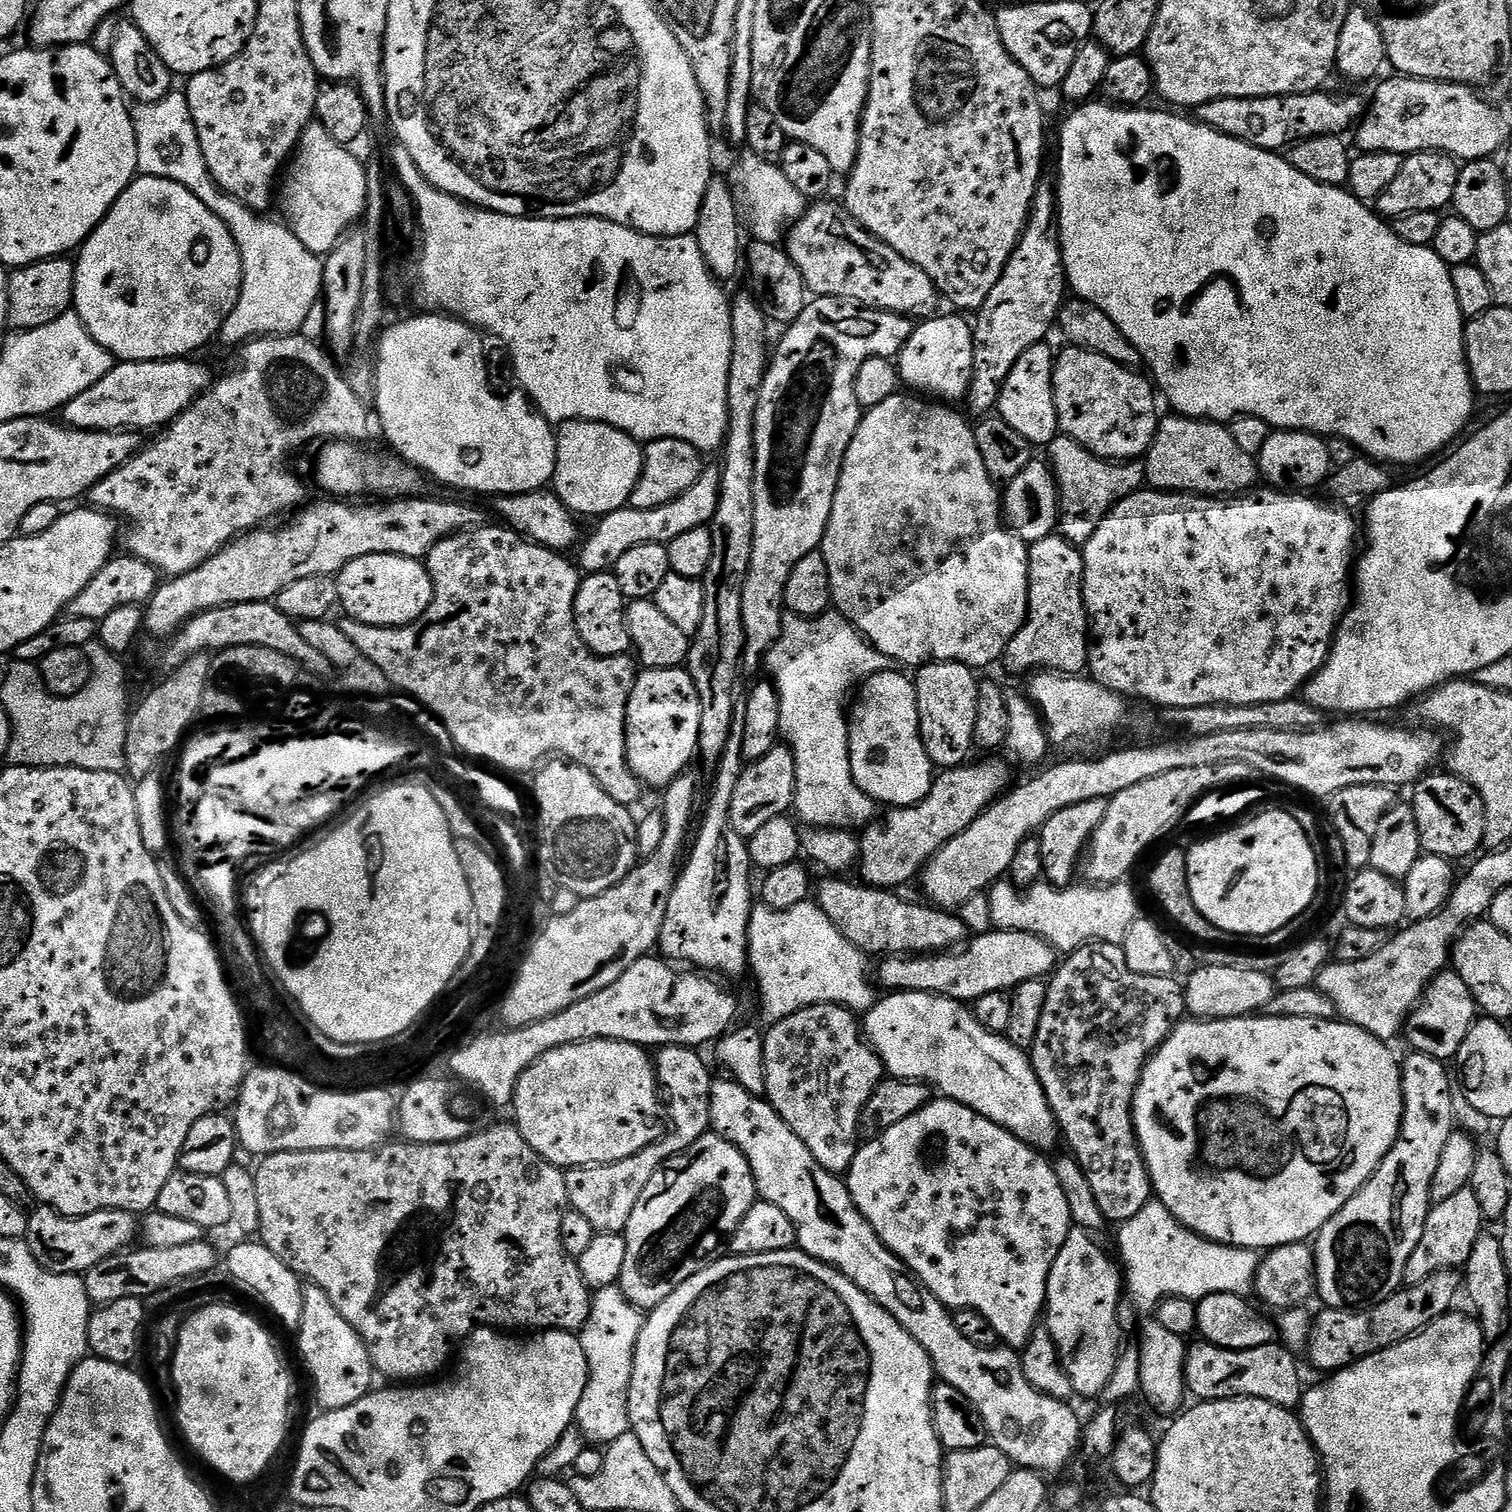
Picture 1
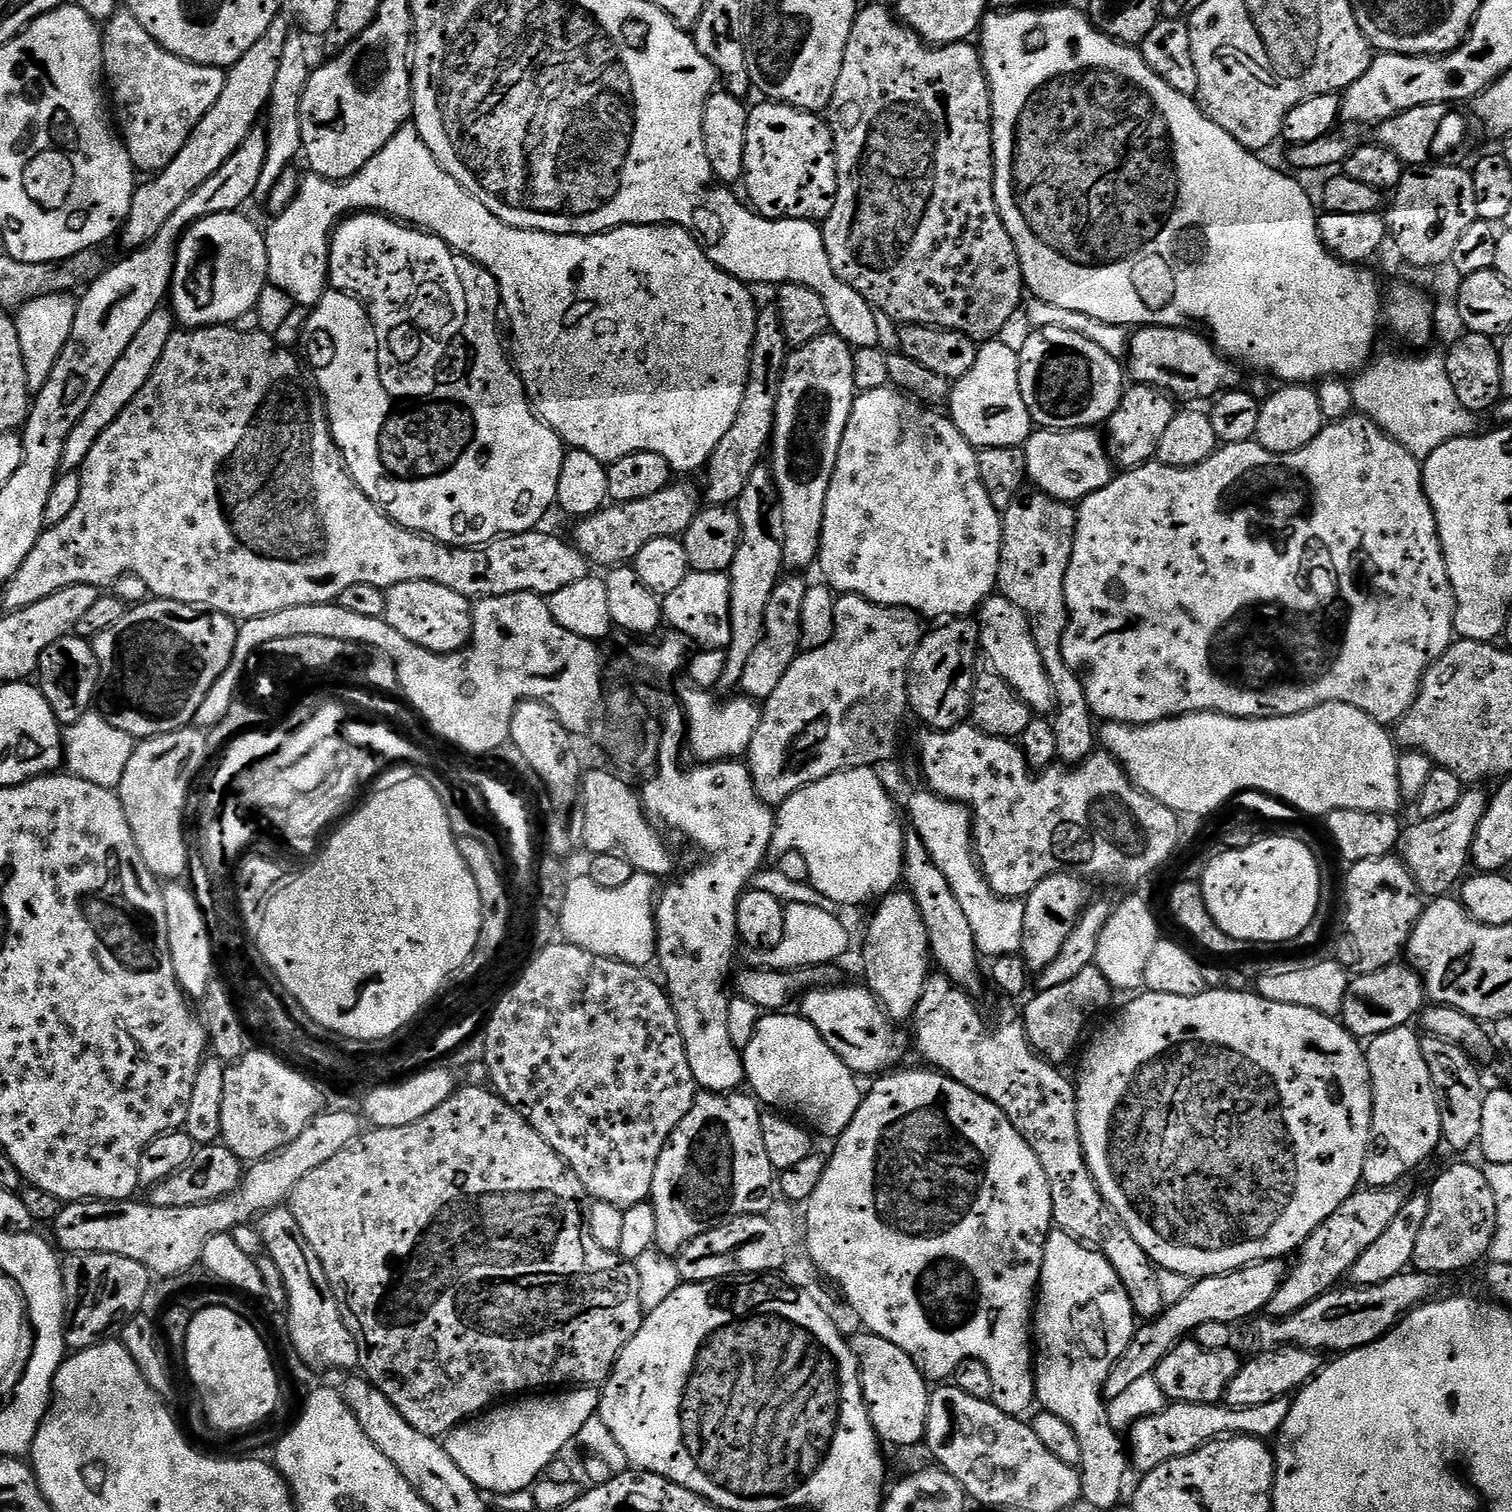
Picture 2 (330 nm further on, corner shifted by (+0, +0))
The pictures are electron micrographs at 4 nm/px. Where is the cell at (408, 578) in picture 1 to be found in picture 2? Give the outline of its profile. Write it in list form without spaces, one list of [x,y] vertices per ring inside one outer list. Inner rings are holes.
[[[434,582],[402,583],[386,592],[386,610],[383,617],[402,638],[422,646],[428,652],[458,653],[468,647],[472,639],[473,605],[462,594],[446,590]]]

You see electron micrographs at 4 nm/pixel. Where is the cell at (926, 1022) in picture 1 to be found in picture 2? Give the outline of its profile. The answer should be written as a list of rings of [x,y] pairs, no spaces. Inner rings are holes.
[[[824,986],[819,990],[812,990],[803,997],[804,1009],[802,1015],[805,1020],[822,1034],[826,1046],[842,1058],[842,1062],[849,1070],[861,1077],[887,1073],[895,1069],[896,1064],[904,1056],[904,1036],[900,1032],[892,1032],[884,1009],[876,1003],[876,997],[867,987],[840,988],[841,986]]]

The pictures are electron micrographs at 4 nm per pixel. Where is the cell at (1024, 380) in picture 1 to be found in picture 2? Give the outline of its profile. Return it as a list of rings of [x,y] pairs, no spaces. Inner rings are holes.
[[[993,338],[979,345],[974,366],[961,380],[951,385],[946,401],[946,412],[952,425],[977,450],[1019,448],[1028,443],[1034,431],[1032,415],[1022,402],[1019,351],[1002,341]]]

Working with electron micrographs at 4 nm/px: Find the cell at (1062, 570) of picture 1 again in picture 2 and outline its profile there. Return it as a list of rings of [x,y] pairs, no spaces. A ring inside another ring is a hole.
[[[1039,490],[1031,491],[1017,496],[1008,508],[1003,509],[1004,529],[996,583],[999,595],[1005,596],[1010,603],[1018,606],[1018,610],[1028,615],[1028,621],[1032,624],[1032,637],[1036,639],[1036,649],[1040,651],[1052,688],[1056,692],[1058,711],[1054,720],[1058,757],[1065,765],[1079,766],[1097,751],[1098,740],[1094,728],[1092,732],[1094,717],[1088,711],[1084,681],[1070,666],[1066,666],[1060,649],[1064,631],[1068,629],[1064,583],[1074,546],[1076,508],[1071,503],[1056,500]]]

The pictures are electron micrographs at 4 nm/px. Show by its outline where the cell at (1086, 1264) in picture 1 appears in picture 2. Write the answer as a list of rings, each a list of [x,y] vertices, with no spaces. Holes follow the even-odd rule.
[[[1053,1230],[1048,1234],[1048,1241],[1044,1247],[1044,1261],[1042,1262],[1042,1274],[1040,1275],[1040,1286],[1038,1295],[1034,1305],[1034,1336],[1038,1341],[1038,1371],[1036,1372],[1036,1404],[1043,1411],[1058,1414],[1058,1418],[1062,1418],[1062,1422],[1066,1422],[1066,1426],[1070,1426],[1070,1430],[1074,1430],[1074,1434],[1078,1434],[1078,1442],[1082,1446],[1082,1458],[1078,1465],[1080,1481],[1082,1482],[1082,1500],[1086,1505],[1092,1508],[1107,1508],[1112,1510],[1116,1505],[1121,1503],[1120,1495],[1124,1492],[1124,1479],[1130,1473],[1130,1456],[1126,1451],[1121,1437],[1114,1430],[1114,1426],[1110,1426],[1110,1418],[1108,1417],[1108,1406],[1104,1399],[1104,1383],[1110,1374],[1110,1370],[1114,1366],[1114,1362],[1118,1362],[1118,1358],[1122,1358],[1122,1354],[1130,1346],[1130,1342],[1134,1338],[1138,1327],[1138,1317],[1130,1294],[1126,1290],[1126,1286],[1122,1286],[1122,1278],[1118,1278],[1118,1274],[1114,1270],[1114,1266],[1110,1266],[1110,1262],[1101,1252],[1093,1250],[1091,1247],[1079,1244],[1074,1238],[1070,1238],[1066,1233]]]

